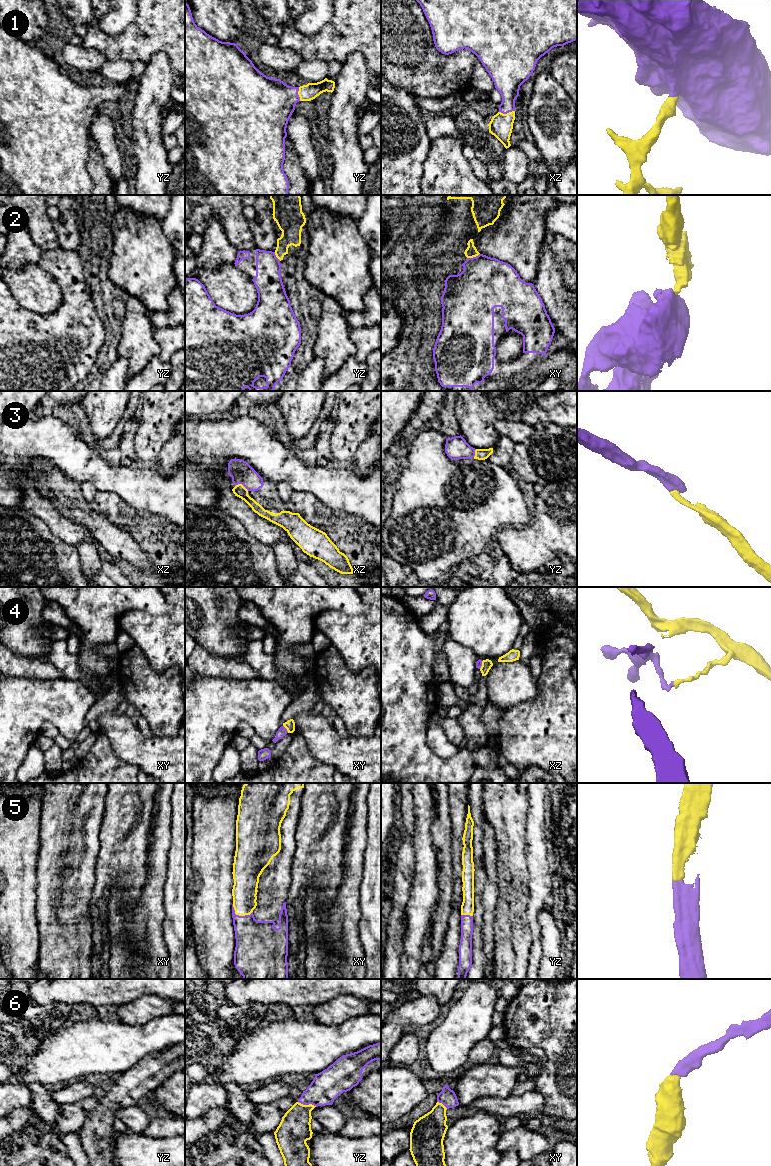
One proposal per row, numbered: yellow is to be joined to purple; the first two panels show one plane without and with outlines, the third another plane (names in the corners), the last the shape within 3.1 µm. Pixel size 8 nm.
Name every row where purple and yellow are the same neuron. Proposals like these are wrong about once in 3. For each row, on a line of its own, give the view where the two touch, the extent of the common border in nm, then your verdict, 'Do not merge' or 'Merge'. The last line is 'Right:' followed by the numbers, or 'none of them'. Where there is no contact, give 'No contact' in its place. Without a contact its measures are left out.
1: Touches purple in xz. Shared border 120 nm. Merge
2: Touches purple in xy. Shared border 110 nm. Do not merge
3: Touches purple in xz. Shared border 120 nm. Merge
4: Touches purple in xy. Shared border 80 nm. Do not merge
5: Touches purple in xy. Shared border 180 nm. Merge
6: Touches purple in yz. Shared border 160 nm. Merge
Right: 1, 3, 5, 6

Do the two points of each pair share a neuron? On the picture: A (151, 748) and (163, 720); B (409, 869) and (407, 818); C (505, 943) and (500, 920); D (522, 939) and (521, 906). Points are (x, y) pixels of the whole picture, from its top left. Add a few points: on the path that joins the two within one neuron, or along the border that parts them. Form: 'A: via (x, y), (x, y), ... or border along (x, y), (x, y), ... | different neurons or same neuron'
A: border along (155, 735), (174, 737) | different neurons
B: via (406, 856), (406, 837), (408, 831) | same neuron
C: via (503, 937), (502, 926) | same neuron
D: via (521, 931), (518, 914) | same neuron

